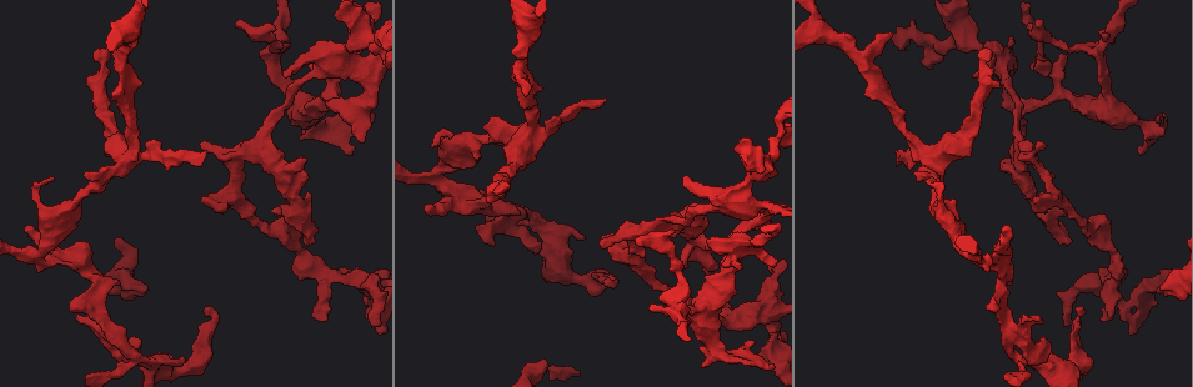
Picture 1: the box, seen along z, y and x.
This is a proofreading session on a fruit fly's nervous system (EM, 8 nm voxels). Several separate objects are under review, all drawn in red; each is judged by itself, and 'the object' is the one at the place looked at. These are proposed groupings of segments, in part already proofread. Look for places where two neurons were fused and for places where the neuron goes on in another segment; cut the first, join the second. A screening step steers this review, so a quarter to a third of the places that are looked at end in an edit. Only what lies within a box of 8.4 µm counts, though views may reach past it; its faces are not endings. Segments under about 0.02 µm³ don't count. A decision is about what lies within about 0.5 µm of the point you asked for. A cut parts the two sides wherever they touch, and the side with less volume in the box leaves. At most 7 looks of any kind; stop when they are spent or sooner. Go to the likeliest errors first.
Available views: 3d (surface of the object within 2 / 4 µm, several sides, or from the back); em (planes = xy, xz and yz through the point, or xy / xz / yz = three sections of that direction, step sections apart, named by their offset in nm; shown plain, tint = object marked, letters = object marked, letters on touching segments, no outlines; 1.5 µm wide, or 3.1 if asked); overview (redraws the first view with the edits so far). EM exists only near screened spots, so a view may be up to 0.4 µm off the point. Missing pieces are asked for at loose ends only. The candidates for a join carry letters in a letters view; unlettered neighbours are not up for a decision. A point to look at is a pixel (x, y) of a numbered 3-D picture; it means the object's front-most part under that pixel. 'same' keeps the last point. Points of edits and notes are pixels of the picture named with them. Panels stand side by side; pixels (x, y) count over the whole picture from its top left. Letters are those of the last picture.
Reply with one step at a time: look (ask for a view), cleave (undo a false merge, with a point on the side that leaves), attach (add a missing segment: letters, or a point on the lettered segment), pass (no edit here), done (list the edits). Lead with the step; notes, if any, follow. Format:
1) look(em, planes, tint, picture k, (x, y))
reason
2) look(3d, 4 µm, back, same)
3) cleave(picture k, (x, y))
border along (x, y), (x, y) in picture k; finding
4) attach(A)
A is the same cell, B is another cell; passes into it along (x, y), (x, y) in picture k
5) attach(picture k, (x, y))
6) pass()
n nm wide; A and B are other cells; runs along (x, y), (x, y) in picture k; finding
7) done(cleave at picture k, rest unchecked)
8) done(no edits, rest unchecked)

look(em, xy, step 4, letters, picture 1, (143, 292))

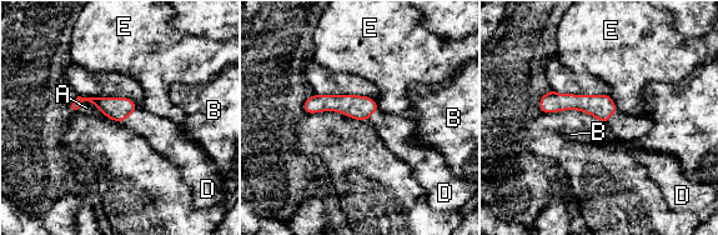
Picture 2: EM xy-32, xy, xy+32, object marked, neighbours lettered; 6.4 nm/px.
attach(D)
D is the same cell, A, B and E are other cells; passes into it along (601, 106), (609, 114), (628, 129) in picture 2; it goes on there

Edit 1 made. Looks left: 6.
look(overview)

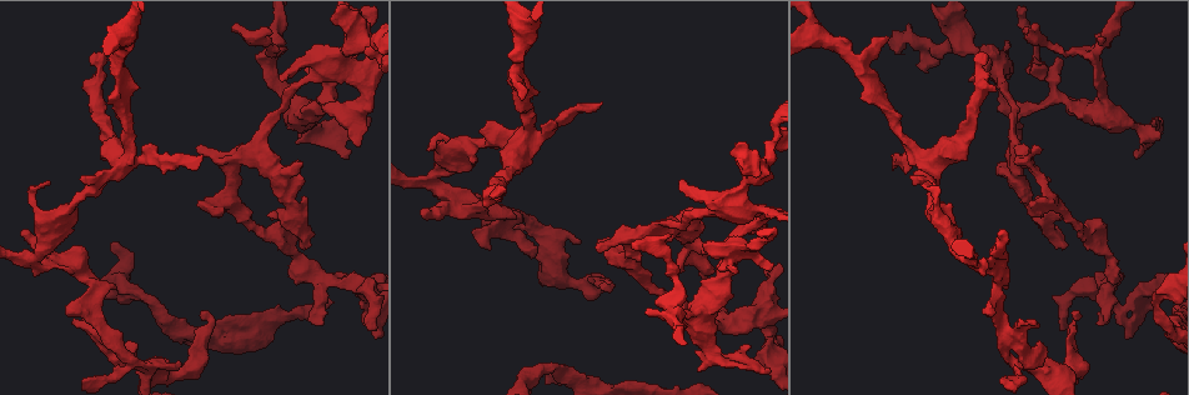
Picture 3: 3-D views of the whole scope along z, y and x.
look(em, planes, tint, picture 3, (1017, 377))
sharp bend

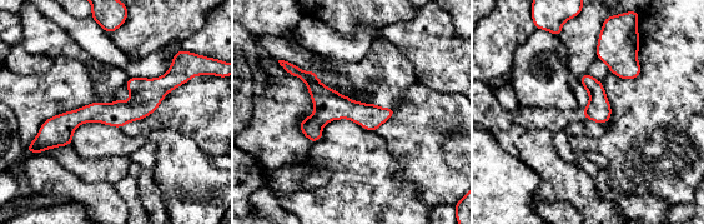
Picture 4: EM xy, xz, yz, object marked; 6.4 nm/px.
look(em, planes, letters, same)

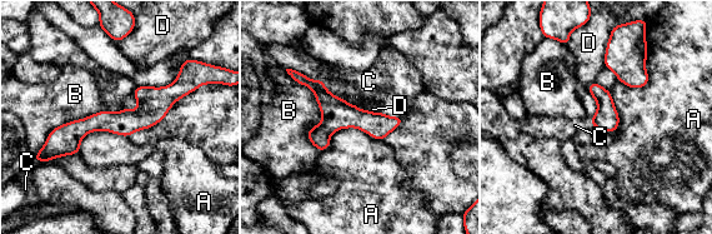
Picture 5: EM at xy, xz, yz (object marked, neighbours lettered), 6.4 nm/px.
pass()
A, B, C and D are other cells; border along (382, 140), (339, 128), (320, 152) in picture 5; one neuron here

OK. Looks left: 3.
look(em, planes, tint, picture 3, (1105, 230))
an open end

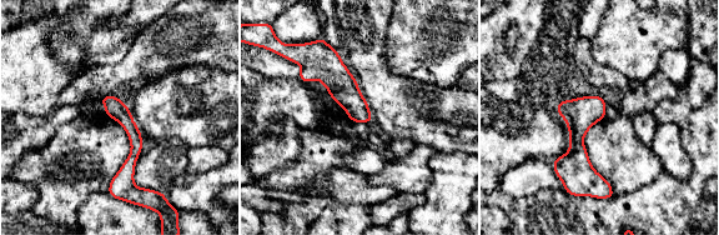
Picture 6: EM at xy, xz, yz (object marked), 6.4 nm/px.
look(em, planes, letters, same)

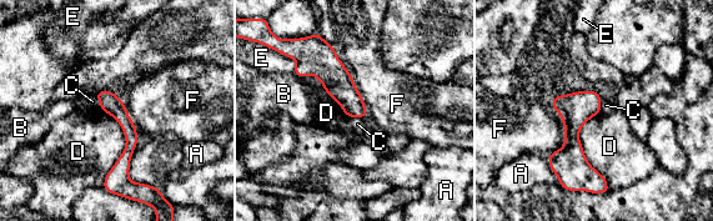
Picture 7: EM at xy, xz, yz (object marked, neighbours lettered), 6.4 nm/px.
pass()
A, B, C, D, E and F are other cells; runs along (105, 93), (130, 131), (109, 186) in picture 7; none of them fits

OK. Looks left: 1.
done(attach at picture 2, rest unchecked)

